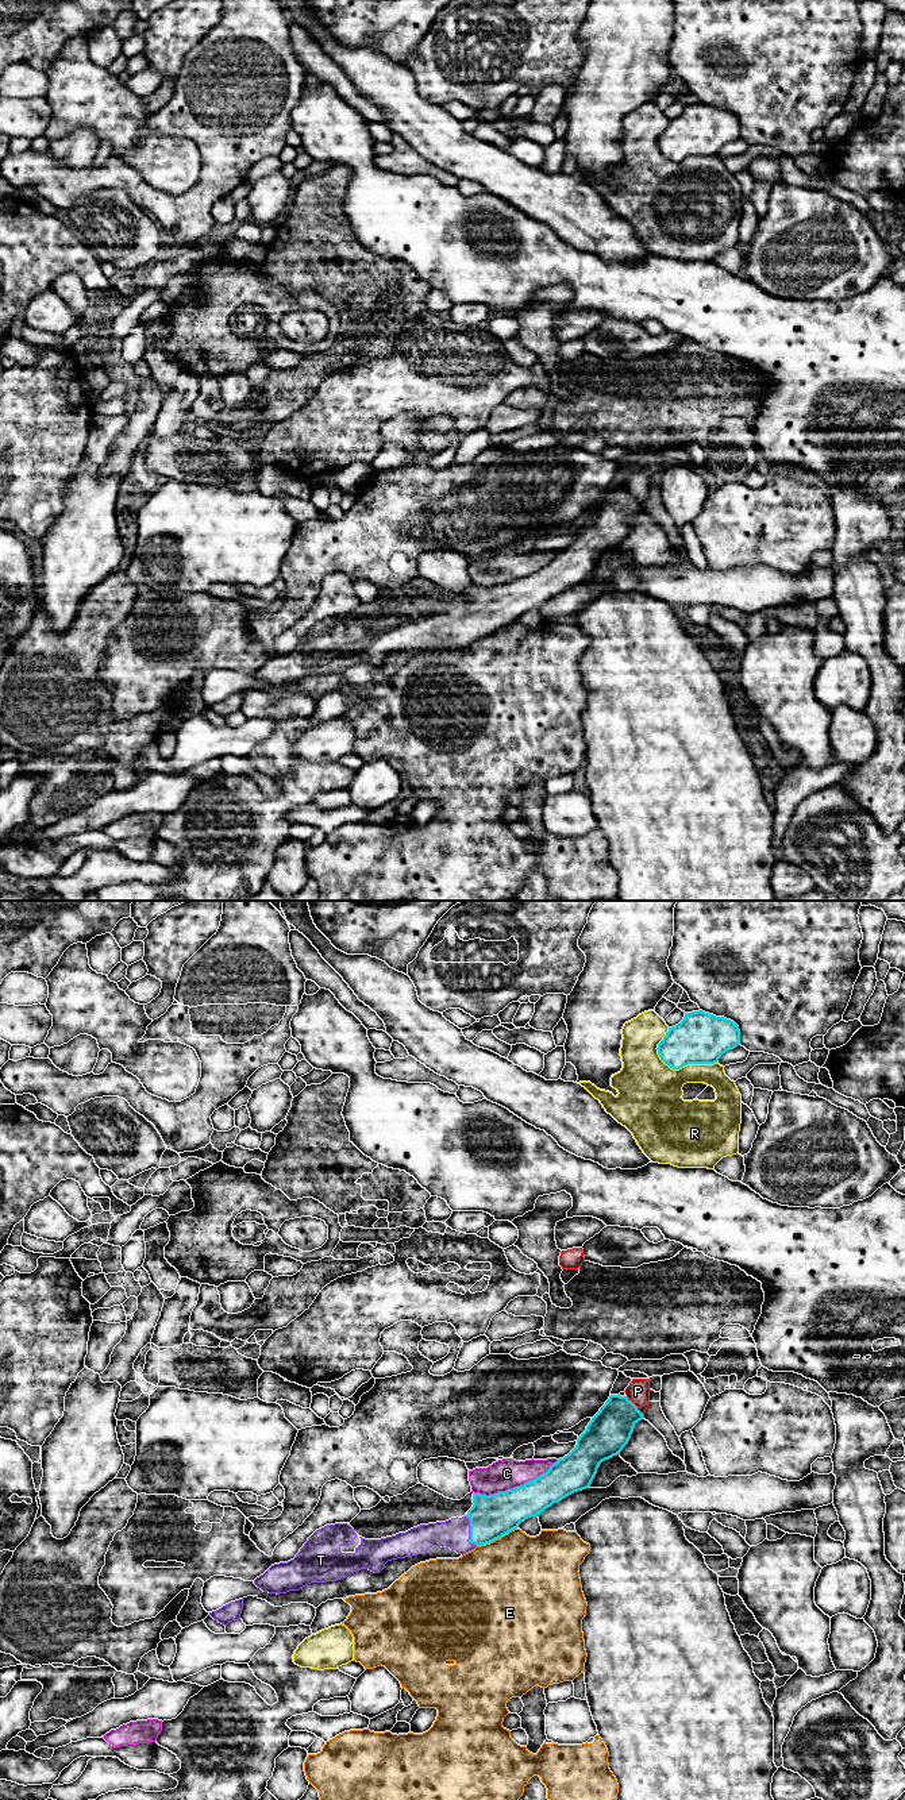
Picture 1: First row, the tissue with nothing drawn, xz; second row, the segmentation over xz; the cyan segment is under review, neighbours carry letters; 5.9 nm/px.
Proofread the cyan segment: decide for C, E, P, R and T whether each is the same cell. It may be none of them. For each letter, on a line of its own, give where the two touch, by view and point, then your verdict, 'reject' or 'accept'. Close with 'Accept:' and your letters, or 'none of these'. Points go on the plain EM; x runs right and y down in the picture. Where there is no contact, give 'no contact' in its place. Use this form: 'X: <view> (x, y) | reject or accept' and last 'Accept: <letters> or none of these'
C: xz (516, 579) | reject
E: xz (496, 631) | reject
P: xz (635, 498) | reject
R: xz (684, 158) | reject
T: xz (470, 625) | accept
Accept: T

